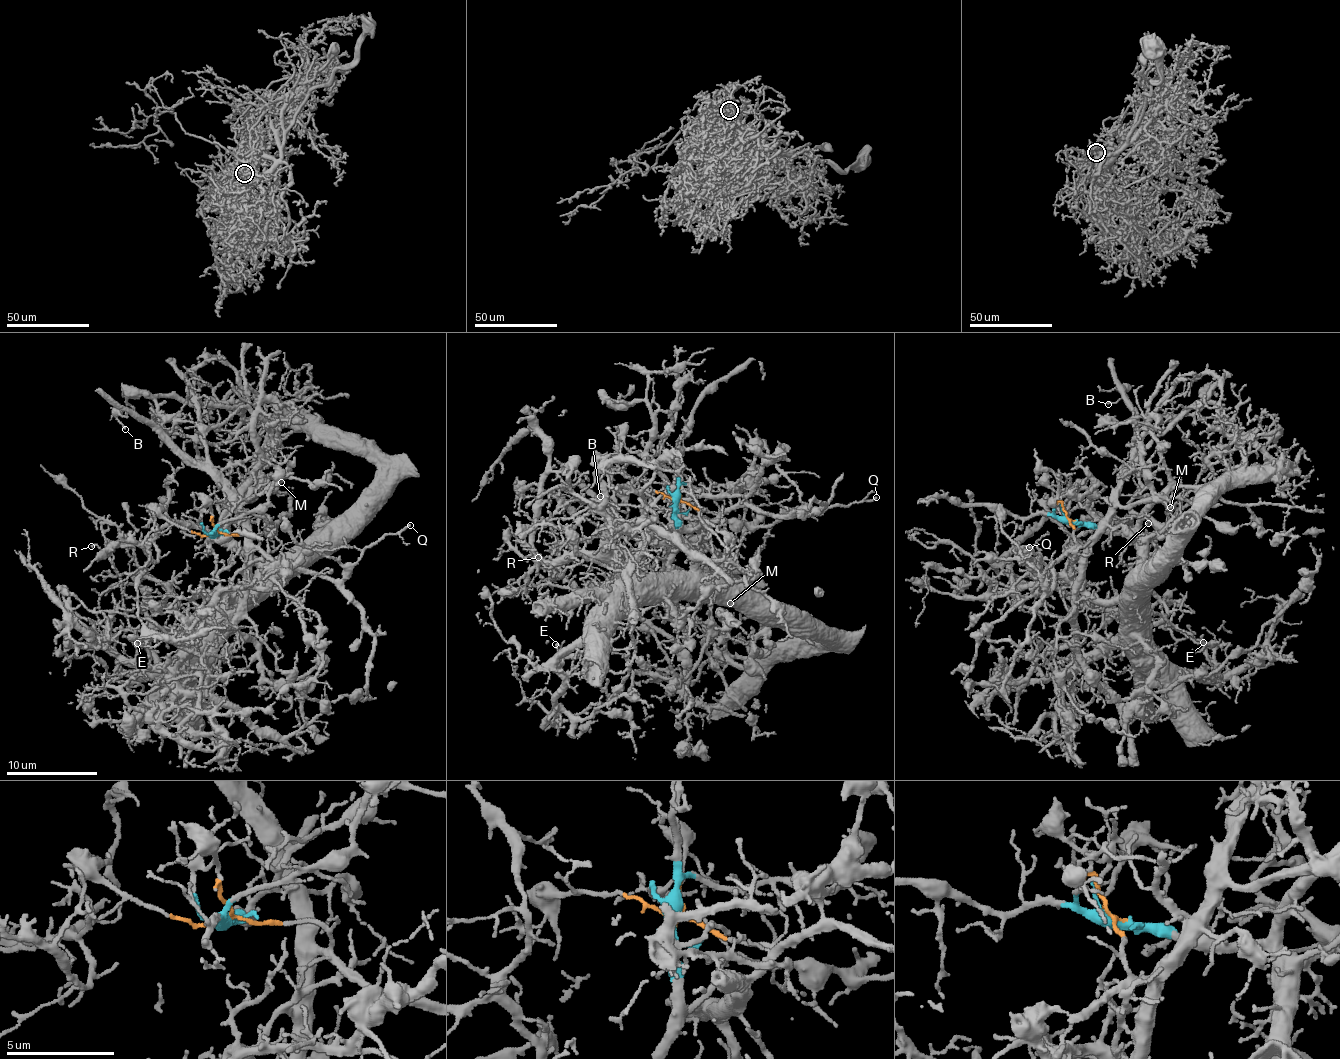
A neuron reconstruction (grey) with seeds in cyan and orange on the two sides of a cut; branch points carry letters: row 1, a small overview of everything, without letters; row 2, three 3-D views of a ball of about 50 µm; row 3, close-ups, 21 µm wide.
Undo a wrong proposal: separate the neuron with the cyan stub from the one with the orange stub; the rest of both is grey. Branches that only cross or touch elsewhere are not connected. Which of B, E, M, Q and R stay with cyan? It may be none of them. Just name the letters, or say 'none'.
E, M, R

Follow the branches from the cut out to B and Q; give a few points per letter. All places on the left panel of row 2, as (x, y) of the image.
B: (214, 532), (251, 534), (259, 544), (253, 545), (236, 506), (205, 471), (123, 411), (118, 418), (125, 428)
Q: (214, 532), (251, 534), (280, 565), (298, 565), (340, 579), (364, 549), (410, 524)

